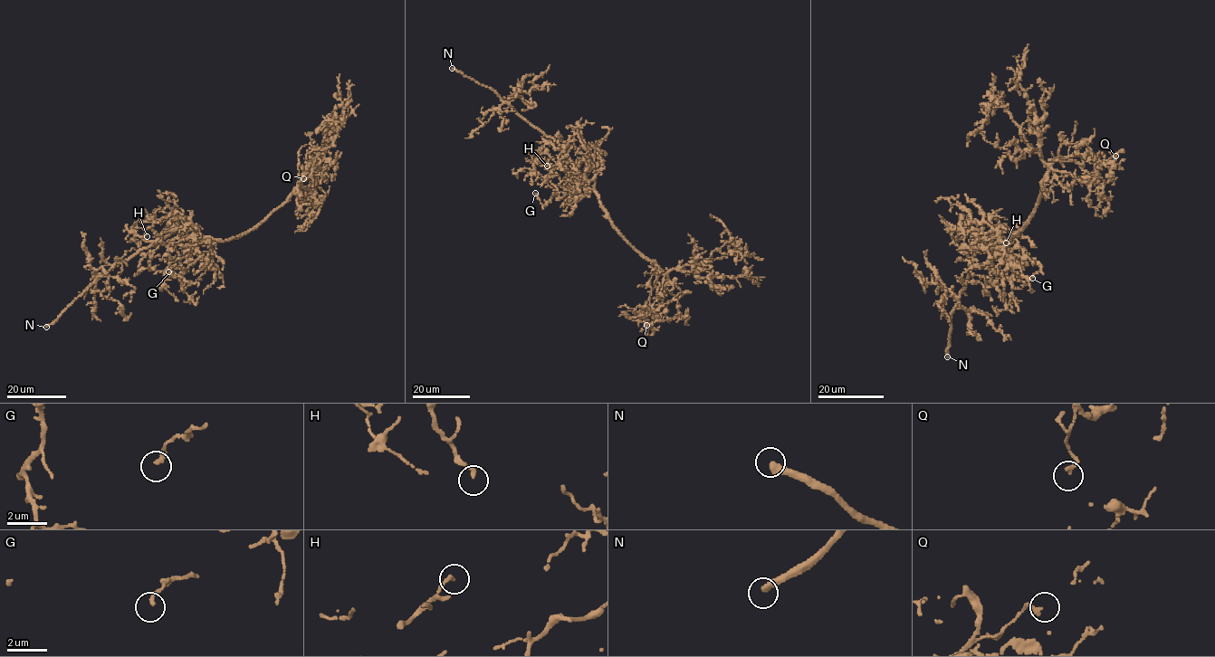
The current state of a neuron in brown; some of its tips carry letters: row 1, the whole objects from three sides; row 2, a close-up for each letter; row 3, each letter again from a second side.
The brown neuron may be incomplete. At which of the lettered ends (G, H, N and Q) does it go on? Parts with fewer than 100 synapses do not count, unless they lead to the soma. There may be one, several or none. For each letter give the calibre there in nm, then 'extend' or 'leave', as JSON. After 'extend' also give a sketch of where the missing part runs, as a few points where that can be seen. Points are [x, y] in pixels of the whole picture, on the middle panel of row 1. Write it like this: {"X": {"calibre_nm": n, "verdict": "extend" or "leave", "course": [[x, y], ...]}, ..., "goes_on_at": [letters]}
{"G": {"calibre_nm": 190, "verdict": "leave"}, "H": {"calibre_nm": 190, "verdict": "leave"}, "N": {"calibre_nm": 360, "verdict": "extend", "course": [[452, 68], [442, 72], [429, 72], [416, 63], [461, 31]]}, "Q": {"calibre_nm": 170, "verdict": "leave"}, "goes_on_at": ["N"]}

